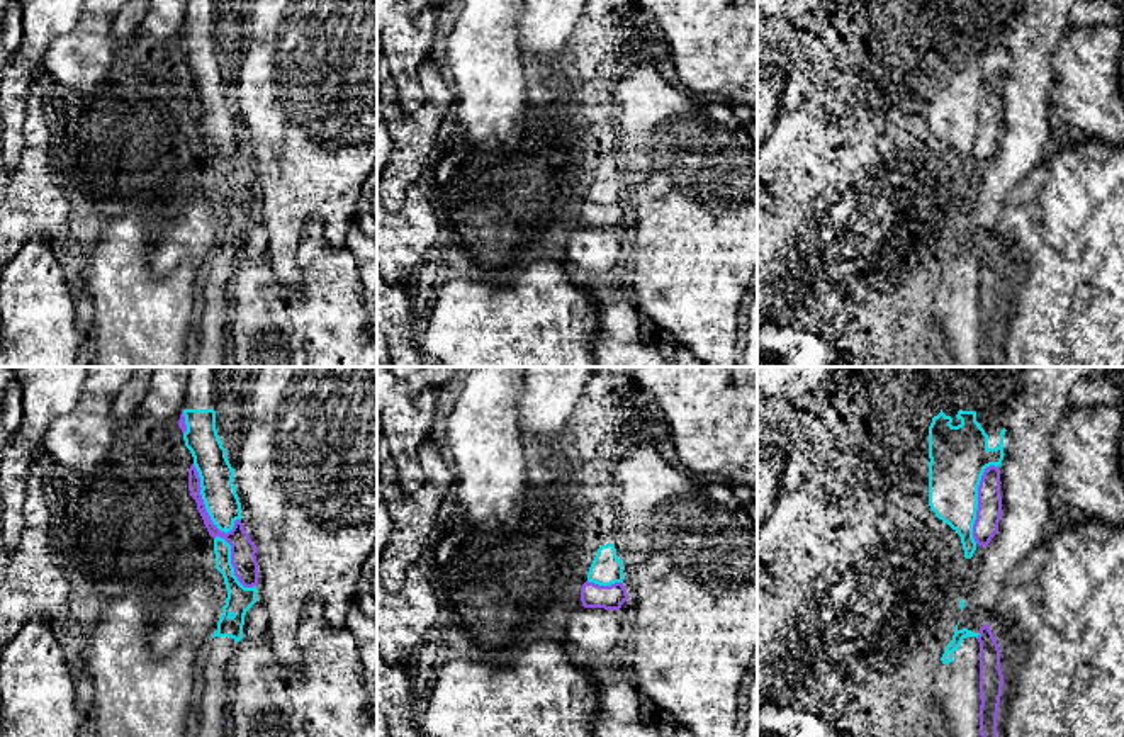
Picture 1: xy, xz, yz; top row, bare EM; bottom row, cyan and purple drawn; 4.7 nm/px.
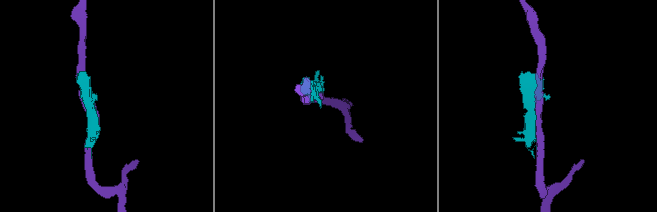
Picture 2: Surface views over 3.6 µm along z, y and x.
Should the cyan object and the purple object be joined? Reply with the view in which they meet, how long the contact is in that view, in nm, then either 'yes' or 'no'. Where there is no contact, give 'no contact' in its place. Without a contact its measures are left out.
meets cyan in xy; contact 380 nm long; no

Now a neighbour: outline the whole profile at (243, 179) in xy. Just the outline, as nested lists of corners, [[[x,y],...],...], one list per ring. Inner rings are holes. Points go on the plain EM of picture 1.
[[[192,83],[188,88],[188,110],[197,122],[197,129],[204,139],[204,144],[212,158],[221,156],[231,165],[231,183],[234,187],[234,195],[244,207],[253,207],[258,204],[258,182],[256,182],[256,165],[251,161],[250,155],[244,151],[241,139],[234,141],[231,151],[221,151],[211,139],[202,114],[200,114],[200,97]]]

